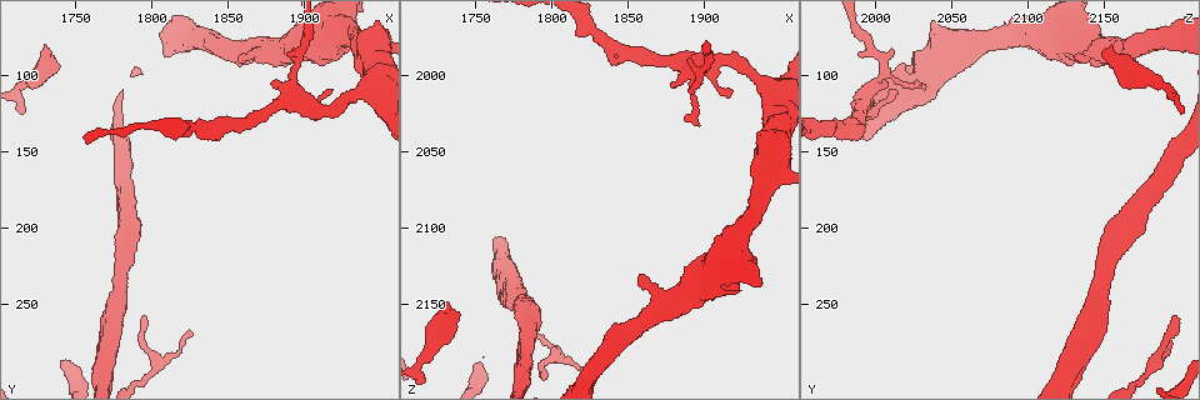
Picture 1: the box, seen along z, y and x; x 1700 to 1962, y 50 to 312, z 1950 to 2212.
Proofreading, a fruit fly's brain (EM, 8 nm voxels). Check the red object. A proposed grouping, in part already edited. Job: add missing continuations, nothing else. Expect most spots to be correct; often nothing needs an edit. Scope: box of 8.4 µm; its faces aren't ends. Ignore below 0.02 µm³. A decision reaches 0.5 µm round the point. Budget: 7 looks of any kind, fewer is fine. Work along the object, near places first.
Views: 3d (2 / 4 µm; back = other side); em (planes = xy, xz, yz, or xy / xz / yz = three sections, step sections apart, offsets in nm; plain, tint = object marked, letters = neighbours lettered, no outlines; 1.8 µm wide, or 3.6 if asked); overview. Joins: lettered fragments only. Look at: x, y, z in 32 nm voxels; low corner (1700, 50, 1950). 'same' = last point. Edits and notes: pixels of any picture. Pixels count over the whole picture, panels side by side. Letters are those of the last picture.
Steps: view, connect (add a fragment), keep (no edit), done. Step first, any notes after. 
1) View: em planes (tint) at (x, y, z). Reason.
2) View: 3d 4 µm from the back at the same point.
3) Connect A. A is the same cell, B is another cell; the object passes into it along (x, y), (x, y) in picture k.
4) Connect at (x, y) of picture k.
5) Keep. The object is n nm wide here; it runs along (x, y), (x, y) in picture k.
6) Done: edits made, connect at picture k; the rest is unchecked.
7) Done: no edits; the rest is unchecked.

View: 3d 4 µm at (1858, 90, 2130).

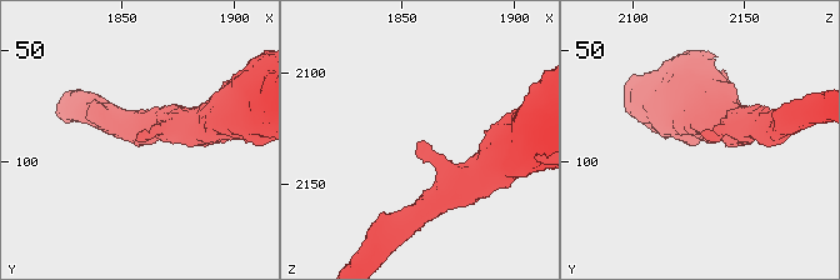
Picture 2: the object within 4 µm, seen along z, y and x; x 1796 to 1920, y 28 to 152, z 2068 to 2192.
View: em planes (letters) at (1858, 88, 2131). Shape alone is not enough.

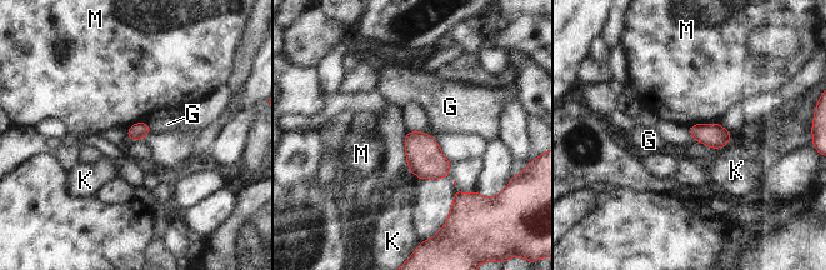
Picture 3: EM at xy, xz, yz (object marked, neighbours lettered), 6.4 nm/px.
Keep. The longest contact is with M, 150 nm; G, K and M are other cells; a border runs along (695, 123), (717, 124) in picture 3; no lettered fragment goes on from it.

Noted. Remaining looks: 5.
View: em yz step 4 (tint) at (1916, 108, 2008).

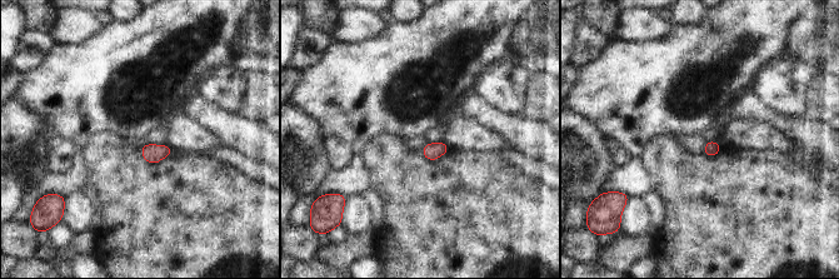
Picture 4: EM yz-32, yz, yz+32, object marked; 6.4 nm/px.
View: em planes (letters) at the same point.

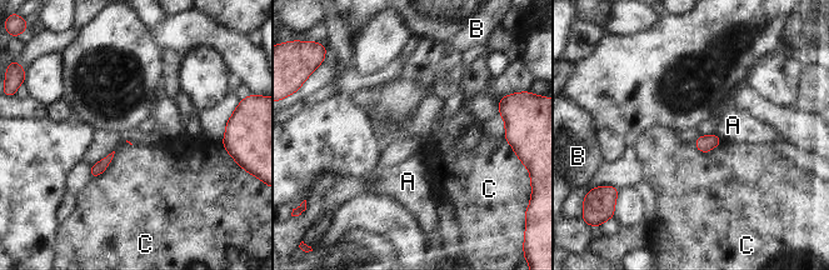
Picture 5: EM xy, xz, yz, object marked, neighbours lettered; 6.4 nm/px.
Keep. The longest contact is with C, 240 nm; A, B and C are other cells; no lettered fragment goes on from it.

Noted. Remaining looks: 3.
View: em planes (plain) at (1794, 258, 2196). Thin end.

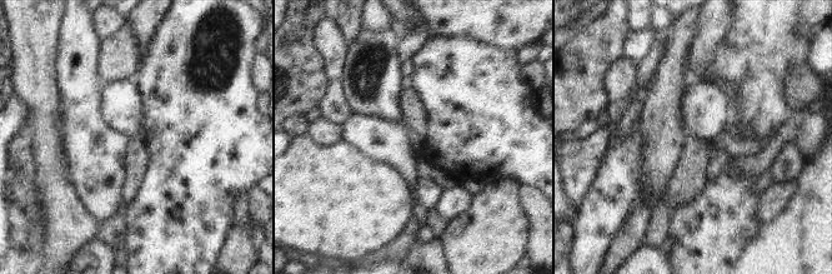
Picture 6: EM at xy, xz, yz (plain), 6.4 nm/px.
View: em planes (letters) at the same point. See the neighbours.

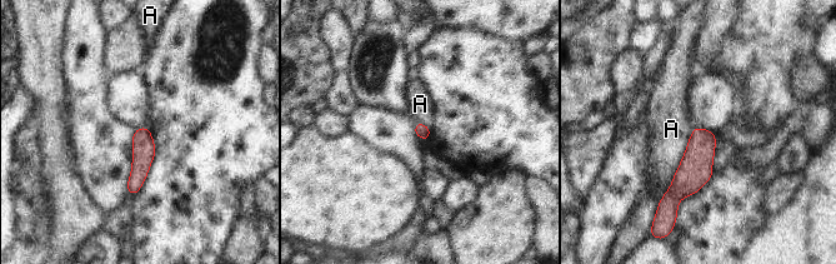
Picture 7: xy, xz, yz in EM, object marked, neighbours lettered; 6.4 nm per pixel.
Keep. The longest contact is with A, 340 nm; A is another cell; it runs along (145, 130), (141, 164), (131, 190) in picture 7; no lettered fragment goes on from it.

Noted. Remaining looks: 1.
Done: no edits; the rest is unchecked.

